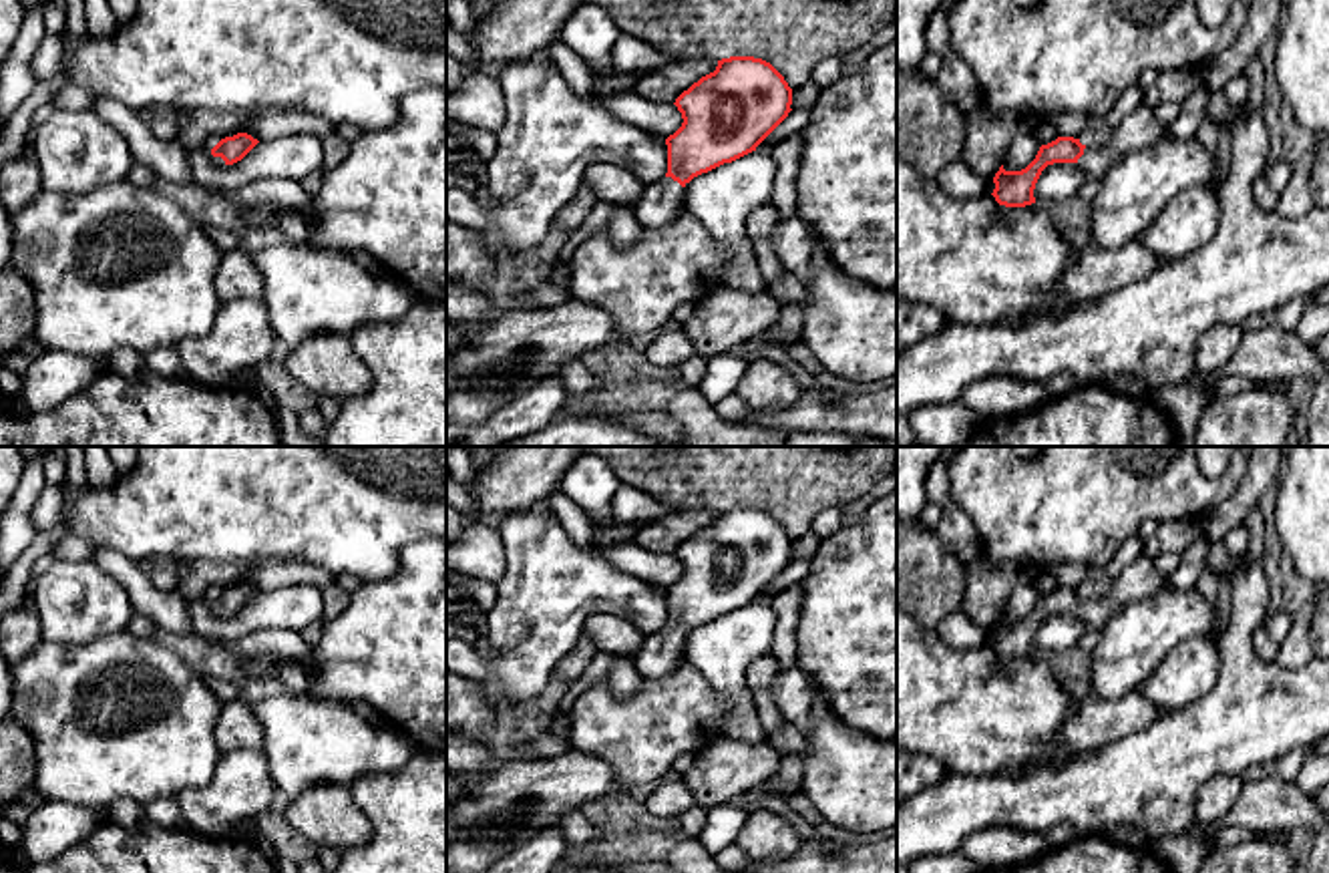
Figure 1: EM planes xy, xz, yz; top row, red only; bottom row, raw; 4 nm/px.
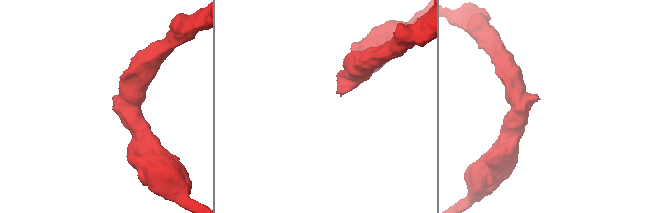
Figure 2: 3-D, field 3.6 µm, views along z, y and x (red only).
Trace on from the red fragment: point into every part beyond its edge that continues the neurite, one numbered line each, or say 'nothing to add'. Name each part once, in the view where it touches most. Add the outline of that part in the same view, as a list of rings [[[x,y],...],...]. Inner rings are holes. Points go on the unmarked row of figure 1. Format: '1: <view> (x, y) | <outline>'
1: xz (660, 652) | [[[672,628],[645,636],[641,648],[635,652],[635,668],[643,678],[666,678],[684,660],[682,642],[684,638]]]

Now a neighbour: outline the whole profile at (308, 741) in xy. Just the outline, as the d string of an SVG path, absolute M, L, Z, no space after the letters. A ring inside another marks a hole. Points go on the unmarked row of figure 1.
M281 692L251 704L265 742L269 774L288 799L314 784L348 787L366 774L404 768L416 744L392 724L370 724L344 702Z

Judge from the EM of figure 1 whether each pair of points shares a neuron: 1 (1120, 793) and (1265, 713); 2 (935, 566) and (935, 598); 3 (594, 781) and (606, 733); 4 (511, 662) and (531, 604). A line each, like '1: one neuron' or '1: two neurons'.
1: one neuron
2: one neuron
3: two neurons
4: one neuron

